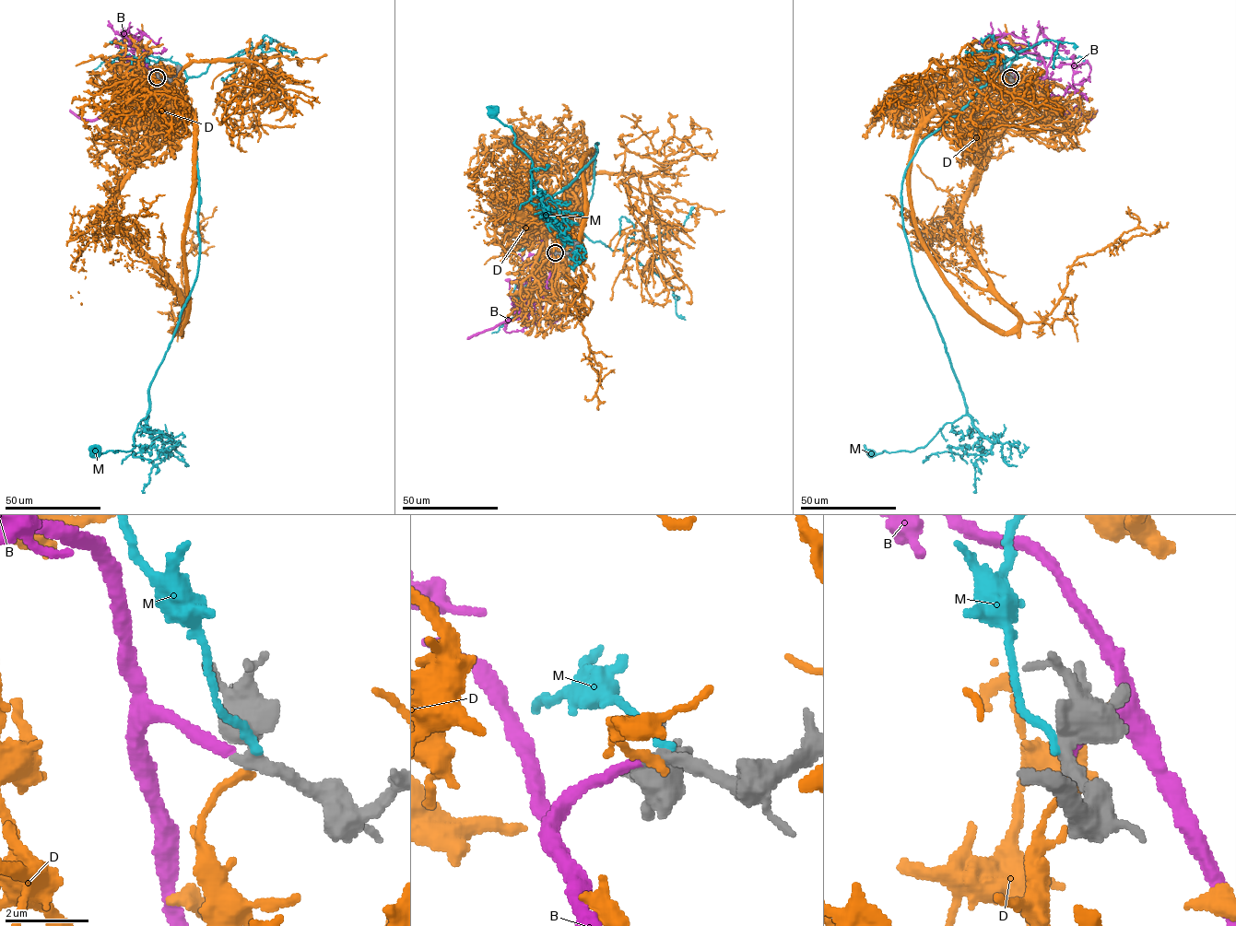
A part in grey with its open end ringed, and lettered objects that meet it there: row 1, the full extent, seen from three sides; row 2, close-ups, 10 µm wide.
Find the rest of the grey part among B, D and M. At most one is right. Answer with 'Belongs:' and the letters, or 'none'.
Belongs: B

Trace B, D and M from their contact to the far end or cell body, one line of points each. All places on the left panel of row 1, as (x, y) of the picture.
B: (157, 76), (149, 95), (143, 83), (137, 40), (141, 34), (155, 43), (161, 37)
D: (158, 77), (138, 158), (117, 198), (118, 224), (174, 289), (183, 323), (182, 258), (203, 240), (201, 222)
M: (158, 76), (144, 53), (177, 63), (187, 78), (199, 264), (135, 447), (95, 452)

